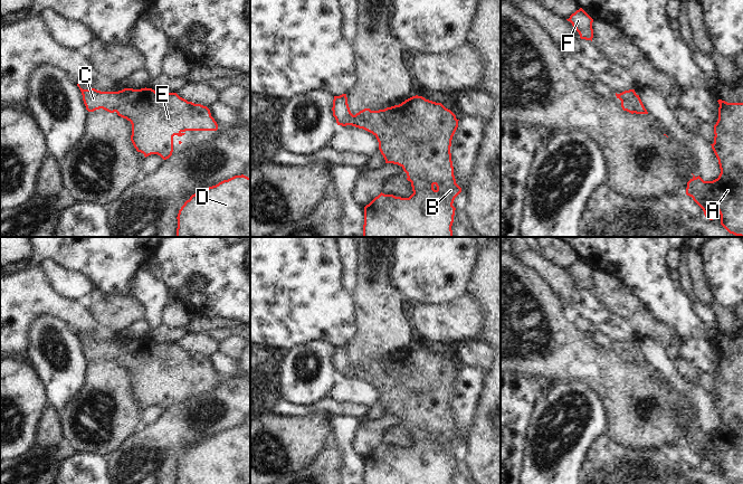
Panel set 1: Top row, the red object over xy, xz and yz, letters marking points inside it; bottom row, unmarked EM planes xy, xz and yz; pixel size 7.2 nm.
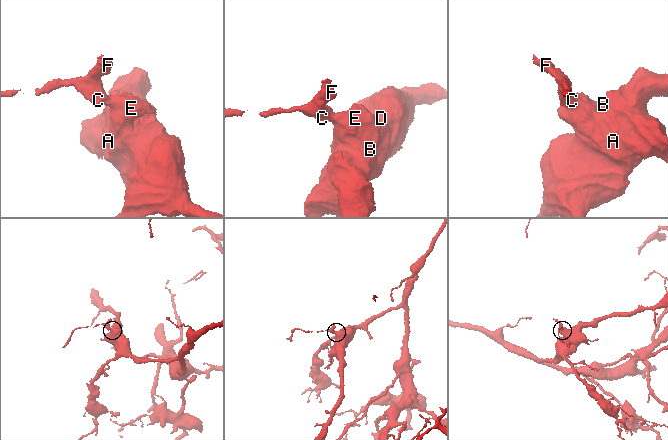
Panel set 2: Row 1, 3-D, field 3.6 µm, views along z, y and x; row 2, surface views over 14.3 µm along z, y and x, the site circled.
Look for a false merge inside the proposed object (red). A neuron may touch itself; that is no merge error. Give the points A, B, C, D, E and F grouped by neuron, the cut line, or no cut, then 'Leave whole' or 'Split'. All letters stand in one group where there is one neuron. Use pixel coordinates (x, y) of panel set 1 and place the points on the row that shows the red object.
Groups: A B C D E F. No split. Leave whole.

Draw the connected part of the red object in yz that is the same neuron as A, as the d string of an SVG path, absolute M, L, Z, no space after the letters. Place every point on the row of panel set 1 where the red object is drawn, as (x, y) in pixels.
M718 99L718 120L714 125L712 149L718 160L721 173L713 181L704 181L699 175L687 182L686 194L703 209L705 217L713 220L709 210L714 206L721 215L721 225L735 236L743 237L743 103L727 103Z

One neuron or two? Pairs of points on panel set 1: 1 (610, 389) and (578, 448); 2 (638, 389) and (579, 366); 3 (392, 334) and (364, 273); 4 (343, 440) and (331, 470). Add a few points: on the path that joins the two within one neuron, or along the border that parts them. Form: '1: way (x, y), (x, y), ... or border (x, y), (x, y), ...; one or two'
1: border (584, 383), (600, 399), (607, 414), (608, 428); two
2: way (624, 389), (605, 371), (593, 366); one
3: way (379, 319), (373, 288); one
4: border (332, 437), (335, 447), (340, 452); two

